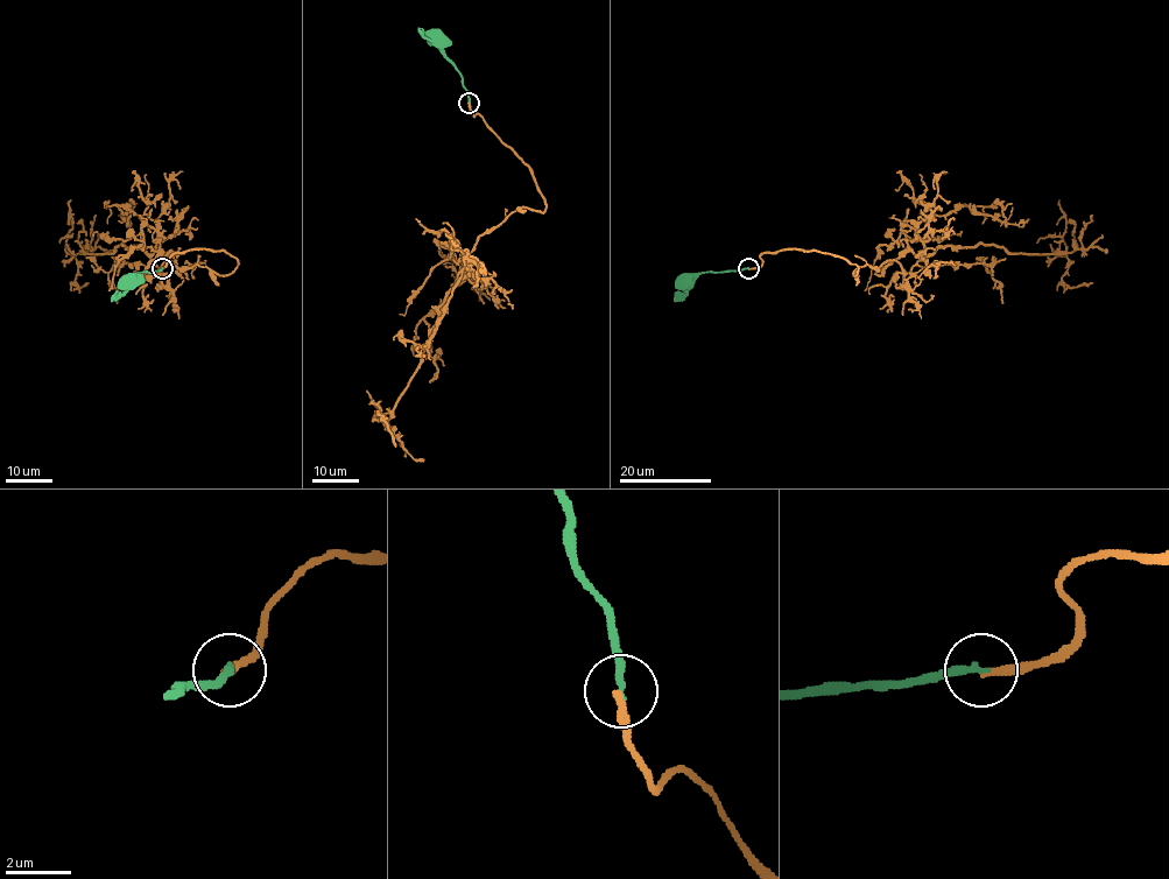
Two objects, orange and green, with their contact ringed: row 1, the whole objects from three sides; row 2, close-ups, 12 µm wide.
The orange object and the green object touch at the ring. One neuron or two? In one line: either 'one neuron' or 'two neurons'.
two neurons

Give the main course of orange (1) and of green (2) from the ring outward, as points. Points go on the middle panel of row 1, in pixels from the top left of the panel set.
1: (469, 102), (471, 112), (529, 170), (546, 208), (523, 206), (478, 238), (393, 413), (372, 420), (378, 413)
2: (469, 102), (463, 78), (445, 56), (442, 39), (438, 34), (436, 36)

